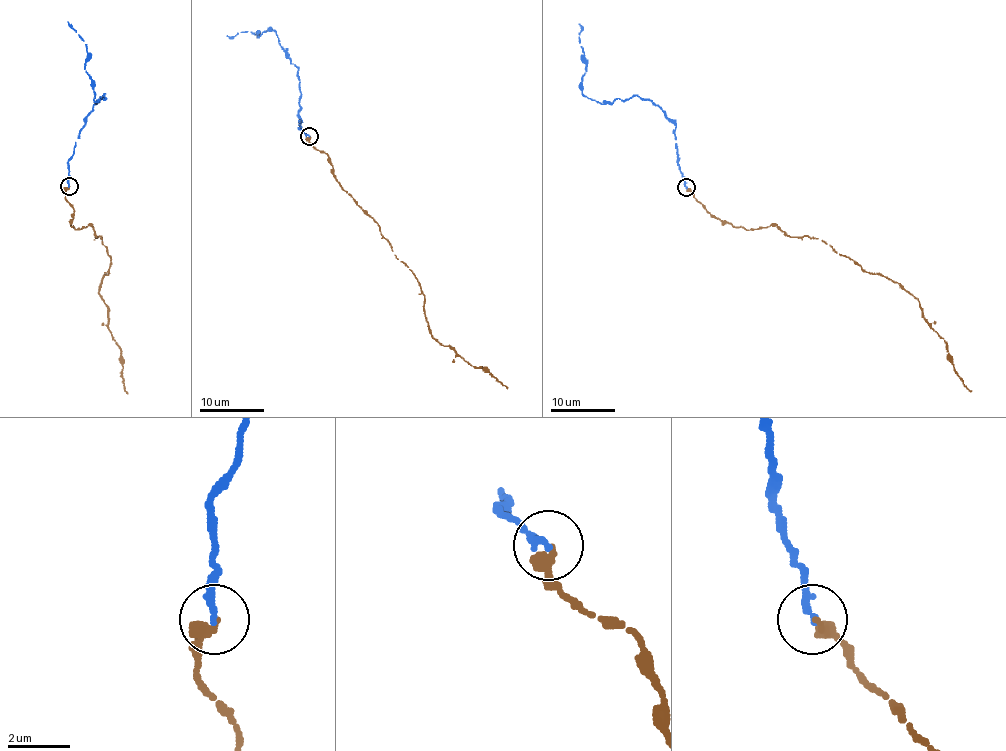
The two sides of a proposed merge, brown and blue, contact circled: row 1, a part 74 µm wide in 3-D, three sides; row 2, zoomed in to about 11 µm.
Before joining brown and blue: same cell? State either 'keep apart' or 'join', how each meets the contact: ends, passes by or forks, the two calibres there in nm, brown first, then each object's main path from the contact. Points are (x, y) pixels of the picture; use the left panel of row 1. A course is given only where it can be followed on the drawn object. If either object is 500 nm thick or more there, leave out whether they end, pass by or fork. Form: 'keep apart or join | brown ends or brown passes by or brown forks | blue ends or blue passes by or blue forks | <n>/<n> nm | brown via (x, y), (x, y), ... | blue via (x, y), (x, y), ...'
join | brown ends | blue ends | 300/260 nm | brown via (70, 186), (69, 221), (77, 230), (90, 225), (111, 260), (98, 292), (121, 350), (127, 394) | blue via (68, 186), (67, 160), (86, 115), (103, 94), (106, 97), (94, 101), (85, 69), (86, 45), (67, 21)

